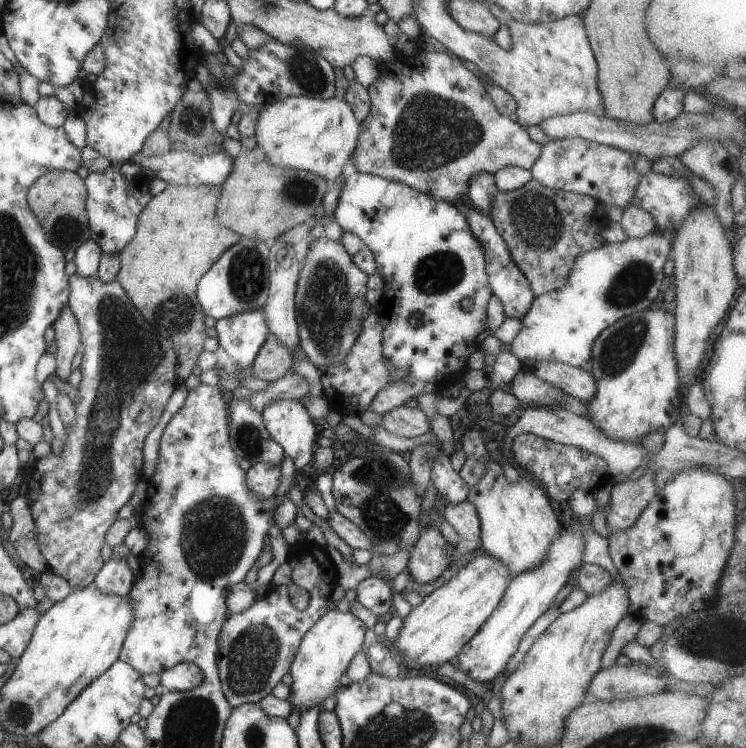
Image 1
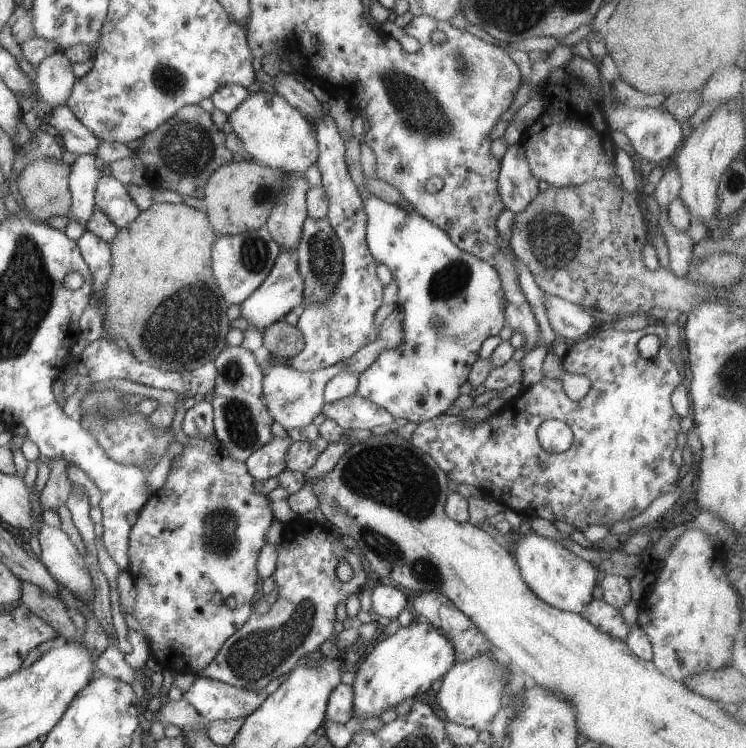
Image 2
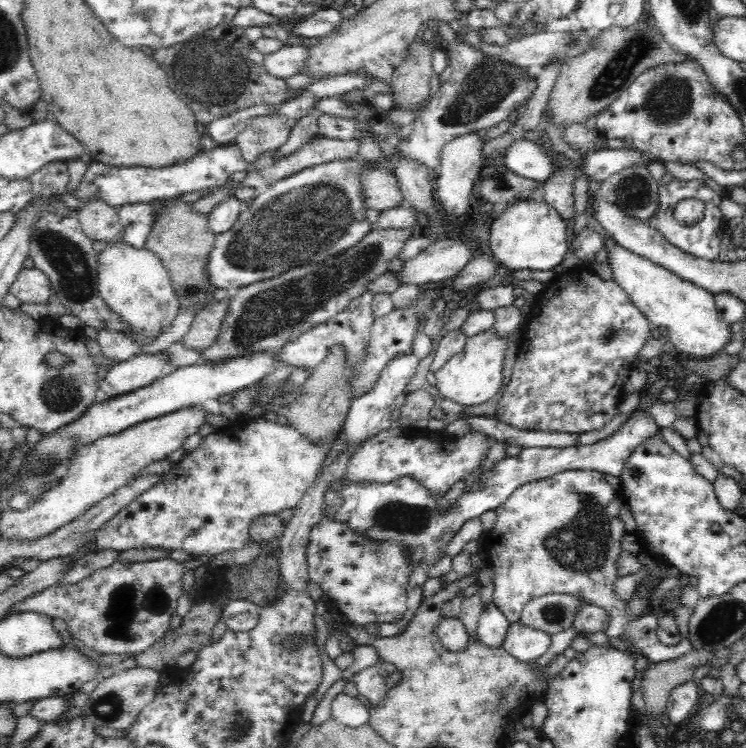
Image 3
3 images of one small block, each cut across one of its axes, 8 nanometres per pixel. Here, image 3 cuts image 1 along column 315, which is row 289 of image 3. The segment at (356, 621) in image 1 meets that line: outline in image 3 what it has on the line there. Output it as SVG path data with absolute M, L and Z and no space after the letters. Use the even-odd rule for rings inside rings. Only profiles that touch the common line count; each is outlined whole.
M614 243L613 246L605 246L605 249L613 281L647 318L649 330L653 334L658 334L659 328L666 328L663 333L672 342L675 350L692 354L696 359L708 359L720 353L721 348L730 340L730 326L717 318L712 293L682 280L662 265L634 254L622 245Z

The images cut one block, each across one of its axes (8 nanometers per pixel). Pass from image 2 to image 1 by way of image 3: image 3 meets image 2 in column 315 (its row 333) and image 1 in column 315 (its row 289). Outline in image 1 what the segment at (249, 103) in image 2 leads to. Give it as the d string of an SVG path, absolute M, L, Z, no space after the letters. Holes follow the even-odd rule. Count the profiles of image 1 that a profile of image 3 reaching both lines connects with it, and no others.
M288 96L277 102L265 103L263 107L258 108L254 132L257 141L256 146L263 150L265 162L269 162L271 166L299 169L316 174L323 178L328 185L335 182L335 178L339 178L341 168L352 156L358 136L359 123L355 120L351 108L344 100L335 97L323 100L320 98Z

